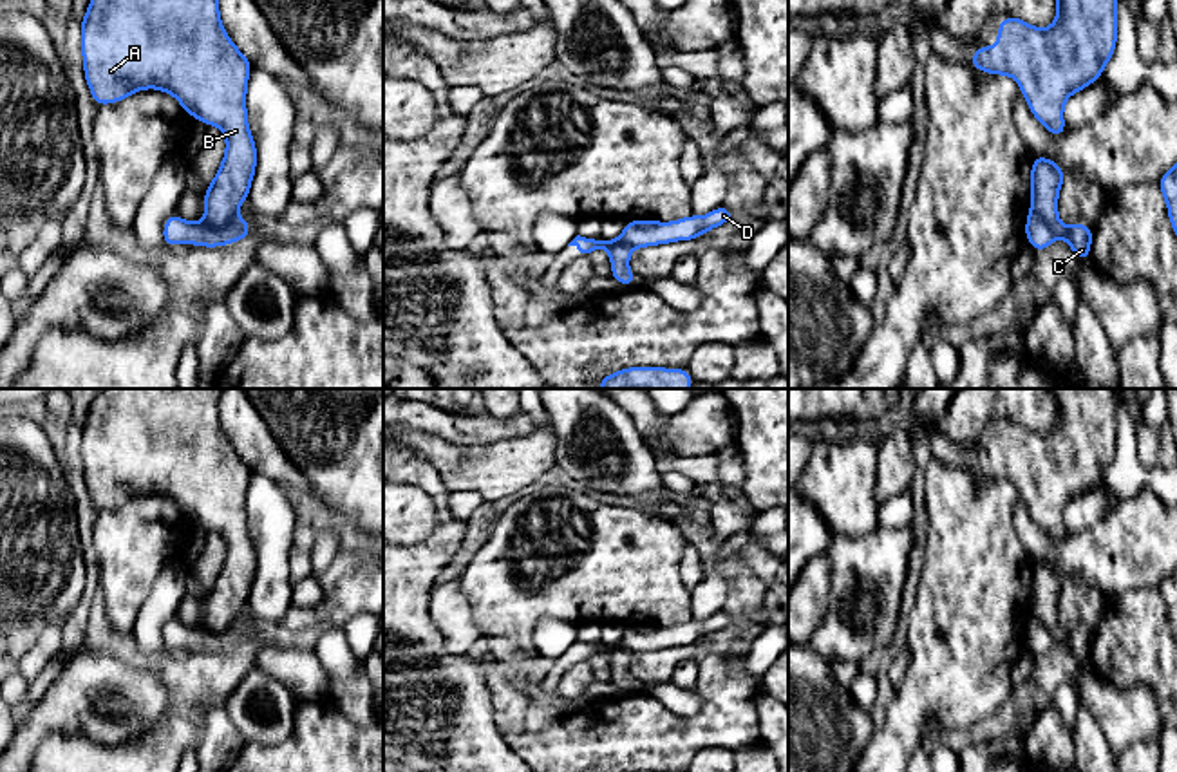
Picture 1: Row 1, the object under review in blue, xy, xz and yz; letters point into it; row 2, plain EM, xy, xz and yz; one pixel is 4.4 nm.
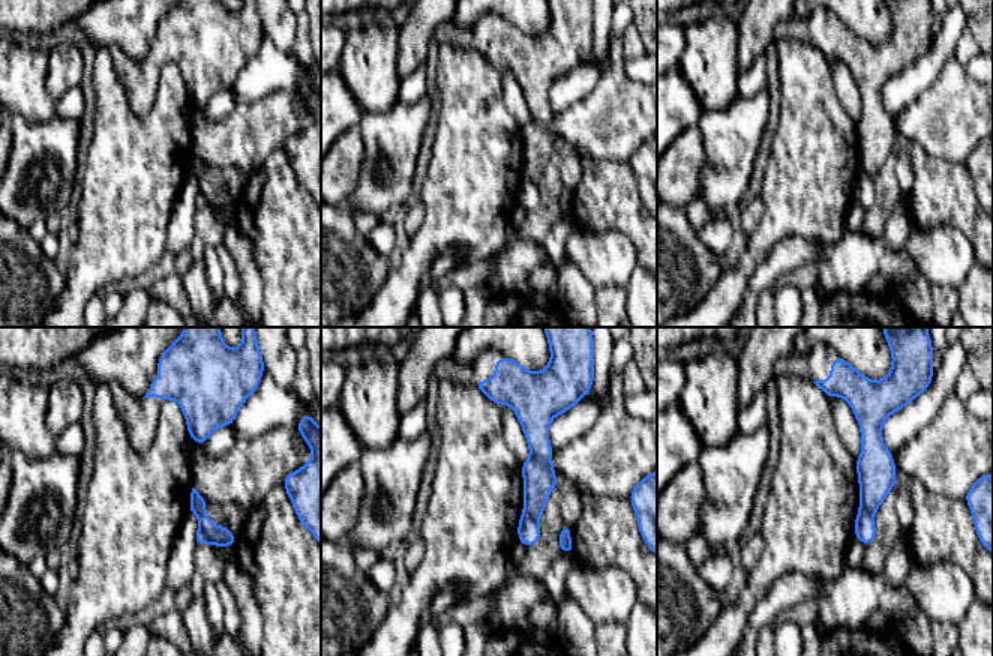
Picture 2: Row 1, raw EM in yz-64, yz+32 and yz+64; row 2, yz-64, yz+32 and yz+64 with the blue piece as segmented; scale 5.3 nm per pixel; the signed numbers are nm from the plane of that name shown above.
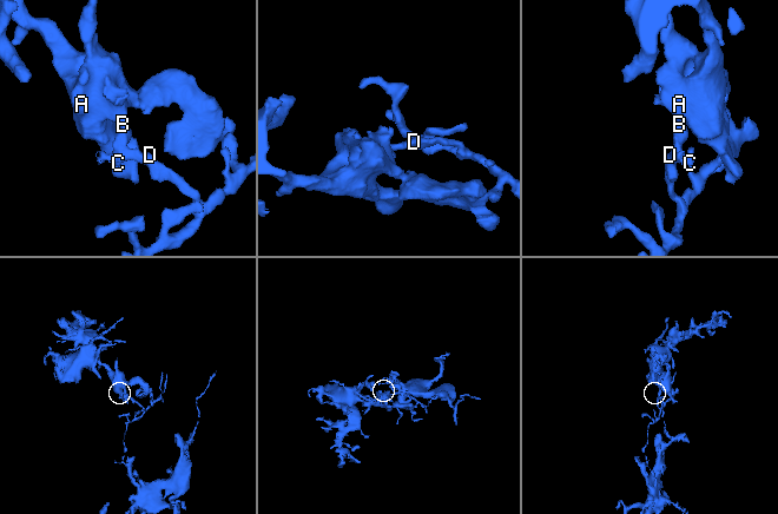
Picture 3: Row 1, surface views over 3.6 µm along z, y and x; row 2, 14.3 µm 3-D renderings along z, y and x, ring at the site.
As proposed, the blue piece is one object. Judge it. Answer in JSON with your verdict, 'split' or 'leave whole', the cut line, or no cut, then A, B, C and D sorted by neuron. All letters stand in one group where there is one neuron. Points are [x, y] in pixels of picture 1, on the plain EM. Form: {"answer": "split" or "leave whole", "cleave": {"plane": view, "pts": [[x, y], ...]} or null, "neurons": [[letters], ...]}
{"answer": "leave whole", "cleave": null, "neurons": [["A", "B", "C", "D"]]}

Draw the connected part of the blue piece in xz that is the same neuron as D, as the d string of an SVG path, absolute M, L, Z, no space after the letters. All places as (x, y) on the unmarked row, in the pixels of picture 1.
M723 609L703 622L689 620L674 627L627 626L622 640L613 647L604 642L589 645L577 640L568 651L579 654L577 662L588 662L593 654L606 653L611 664L611 682L624 692L631 692L636 685L627 671L633 653L669 649L673 645L692 645L734 622L736 620Z

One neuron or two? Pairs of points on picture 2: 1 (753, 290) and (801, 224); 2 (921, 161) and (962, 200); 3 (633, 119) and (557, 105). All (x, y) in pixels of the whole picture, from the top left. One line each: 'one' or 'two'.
1: two
2: one
3: two

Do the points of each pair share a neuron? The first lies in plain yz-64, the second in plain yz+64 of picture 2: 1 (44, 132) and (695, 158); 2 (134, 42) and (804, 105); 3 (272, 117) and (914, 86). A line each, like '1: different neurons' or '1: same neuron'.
1: different neurons
2: different neurons
3: different neurons

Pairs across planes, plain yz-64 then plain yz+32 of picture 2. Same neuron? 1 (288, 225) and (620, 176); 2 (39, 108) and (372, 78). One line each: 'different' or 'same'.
1: same
2: same

